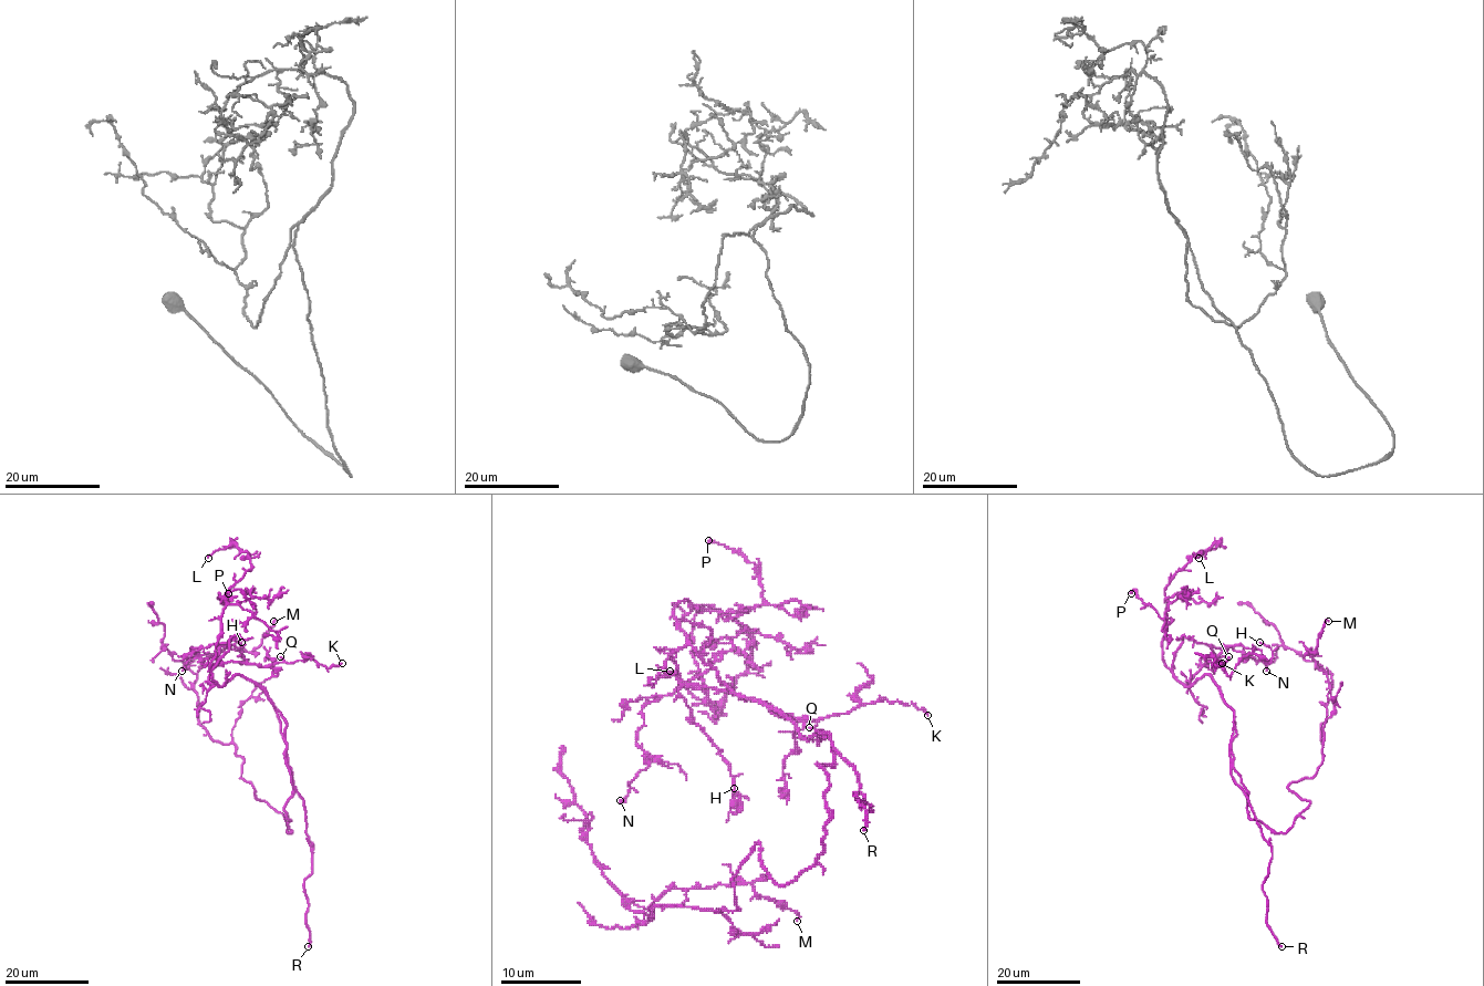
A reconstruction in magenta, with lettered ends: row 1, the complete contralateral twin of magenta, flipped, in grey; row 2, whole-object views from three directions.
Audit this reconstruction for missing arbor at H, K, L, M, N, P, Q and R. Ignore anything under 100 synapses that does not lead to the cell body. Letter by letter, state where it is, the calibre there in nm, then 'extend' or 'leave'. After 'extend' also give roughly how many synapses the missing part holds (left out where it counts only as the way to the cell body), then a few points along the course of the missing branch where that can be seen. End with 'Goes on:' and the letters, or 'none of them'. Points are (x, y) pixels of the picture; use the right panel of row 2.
H: place (1259, 642); calibre 110 nm; leave
K: place (1222, 663); calibre 120 nm; leave
L: place (1199, 558); calibre 140 nm; leave
M: place (1328, 621); calibre 120 nm; leave
N: place (1266, 671); calibre 120 nm; leave
P: place (1131, 593); calibre 170 nm; leave
Q: place (1228, 656); calibre 110 nm; leave
R: place (1282, 946); calibre 200 nm; extend; course (1282, 946), (1327, 959), (1344, 957), (1382, 945), (1412, 924), (1417, 904), (1383, 837), (1390, 829)
Goes on: R

